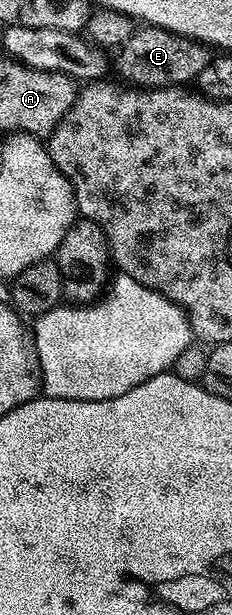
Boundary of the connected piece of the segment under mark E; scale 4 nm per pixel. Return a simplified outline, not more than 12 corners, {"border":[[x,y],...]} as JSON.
{"border":[[137,27],[114,64],[137,88],[188,86],[213,49]]}

